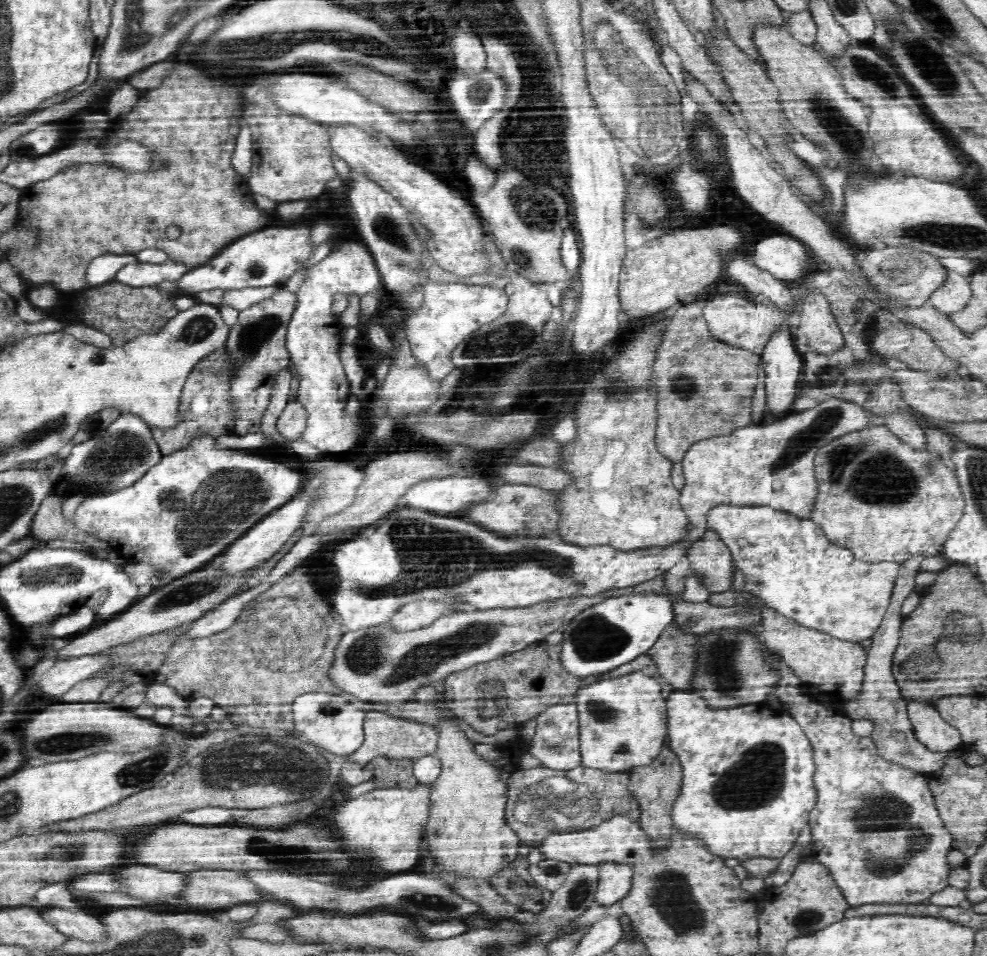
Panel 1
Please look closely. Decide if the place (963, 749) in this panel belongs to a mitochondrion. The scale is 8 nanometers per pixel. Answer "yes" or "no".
no

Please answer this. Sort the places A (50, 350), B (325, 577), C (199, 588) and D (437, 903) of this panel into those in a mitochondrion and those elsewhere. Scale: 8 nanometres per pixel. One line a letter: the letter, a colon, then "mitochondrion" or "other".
A: other
B: mitochondrion
C: mitochondrion
D: mitochondrion

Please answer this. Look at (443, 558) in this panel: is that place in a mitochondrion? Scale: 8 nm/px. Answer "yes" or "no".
yes

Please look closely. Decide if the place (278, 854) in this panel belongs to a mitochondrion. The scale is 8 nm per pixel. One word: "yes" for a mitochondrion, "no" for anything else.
yes

